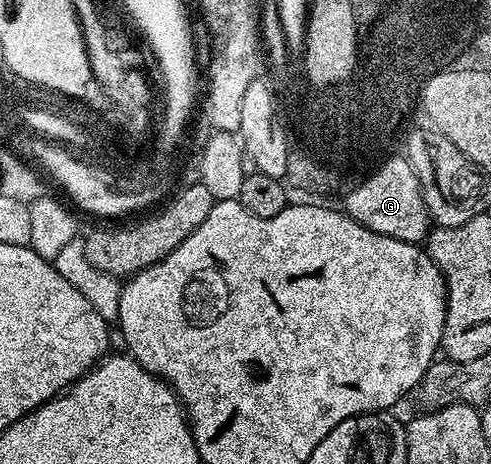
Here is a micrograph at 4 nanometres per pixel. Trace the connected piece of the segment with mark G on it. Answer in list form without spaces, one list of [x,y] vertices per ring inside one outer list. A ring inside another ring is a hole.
[[[395,156],[385,157],[383,161],[367,175],[369,178],[366,179],[365,182],[358,183],[357,186],[345,196],[342,209],[348,217],[353,218],[358,224],[362,224],[382,236],[390,236],[394,240],[420,244],[427,239],[430,229],[428,209],[426,208],[424,197],[420,191],[420,181],[412,165],[408,163],[407,157],[394,157]]]

